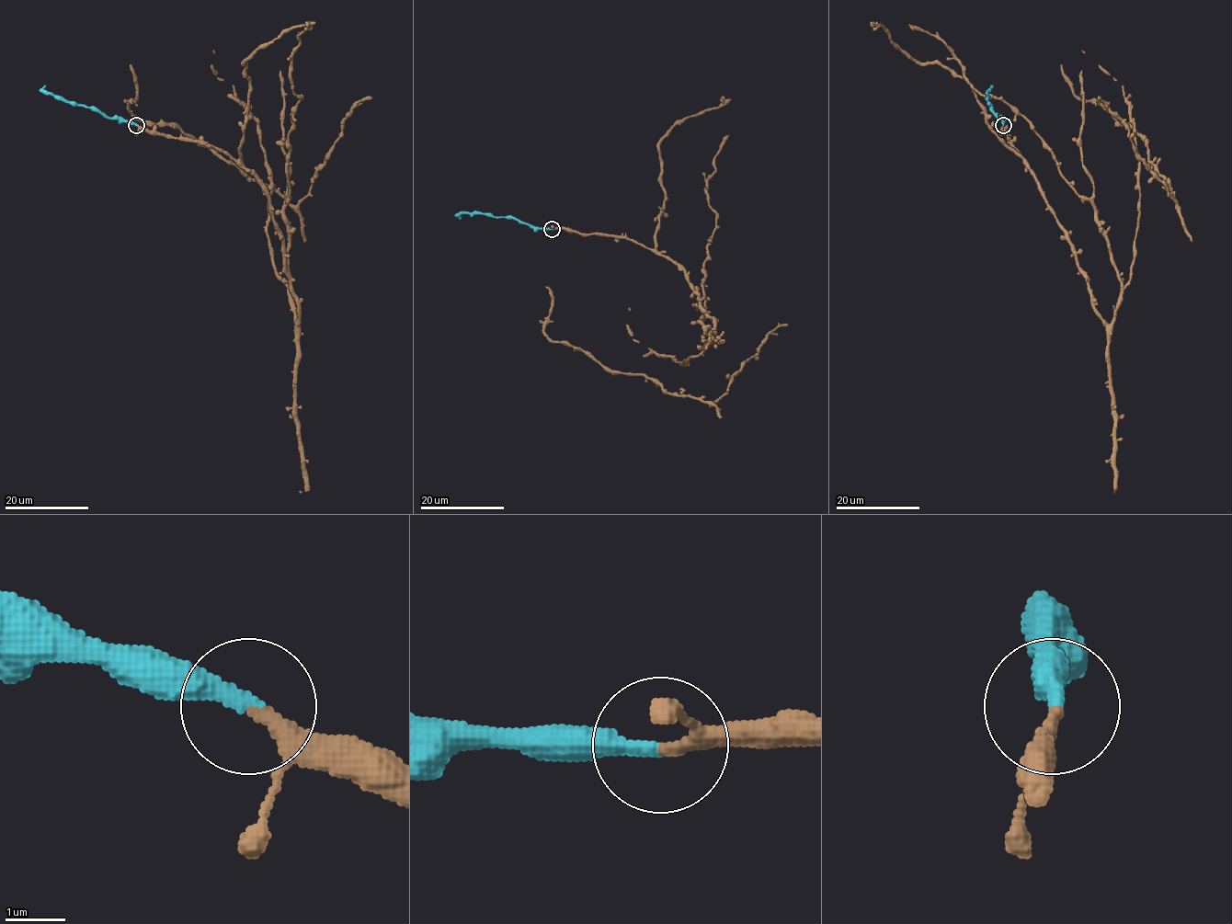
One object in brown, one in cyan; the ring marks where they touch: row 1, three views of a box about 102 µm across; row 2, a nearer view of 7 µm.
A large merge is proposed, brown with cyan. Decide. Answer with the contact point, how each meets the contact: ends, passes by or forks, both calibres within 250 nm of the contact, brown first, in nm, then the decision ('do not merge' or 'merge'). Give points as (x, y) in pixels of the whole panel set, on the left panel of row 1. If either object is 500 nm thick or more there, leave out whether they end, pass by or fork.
at (136, 125); brown ends there; cyan ends there; 260 nm thick on the brown side, 320 nm on the other; merge

